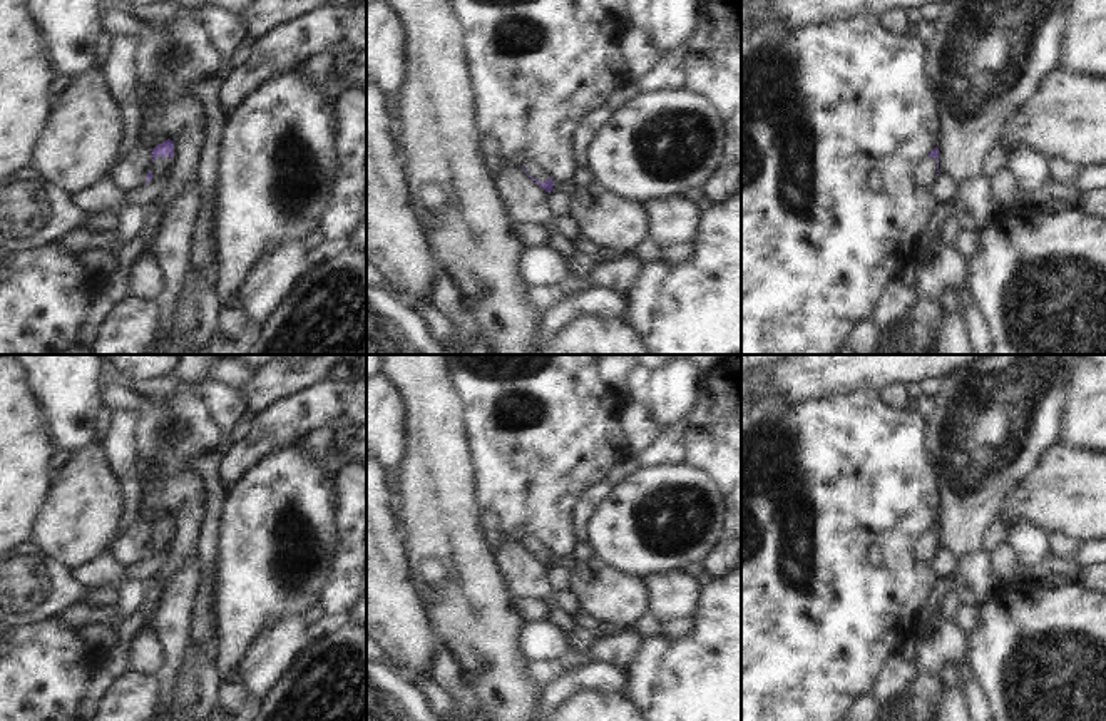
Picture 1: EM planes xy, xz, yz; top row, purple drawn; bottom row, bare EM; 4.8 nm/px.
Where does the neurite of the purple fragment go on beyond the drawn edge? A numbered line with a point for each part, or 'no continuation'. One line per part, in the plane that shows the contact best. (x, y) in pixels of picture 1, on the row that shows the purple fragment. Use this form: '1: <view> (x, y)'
1: xz (536, 171)

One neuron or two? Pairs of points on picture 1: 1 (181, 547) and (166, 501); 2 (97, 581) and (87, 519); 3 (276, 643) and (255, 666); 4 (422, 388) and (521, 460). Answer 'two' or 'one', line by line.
1: one
2: two
3: one
4: two

